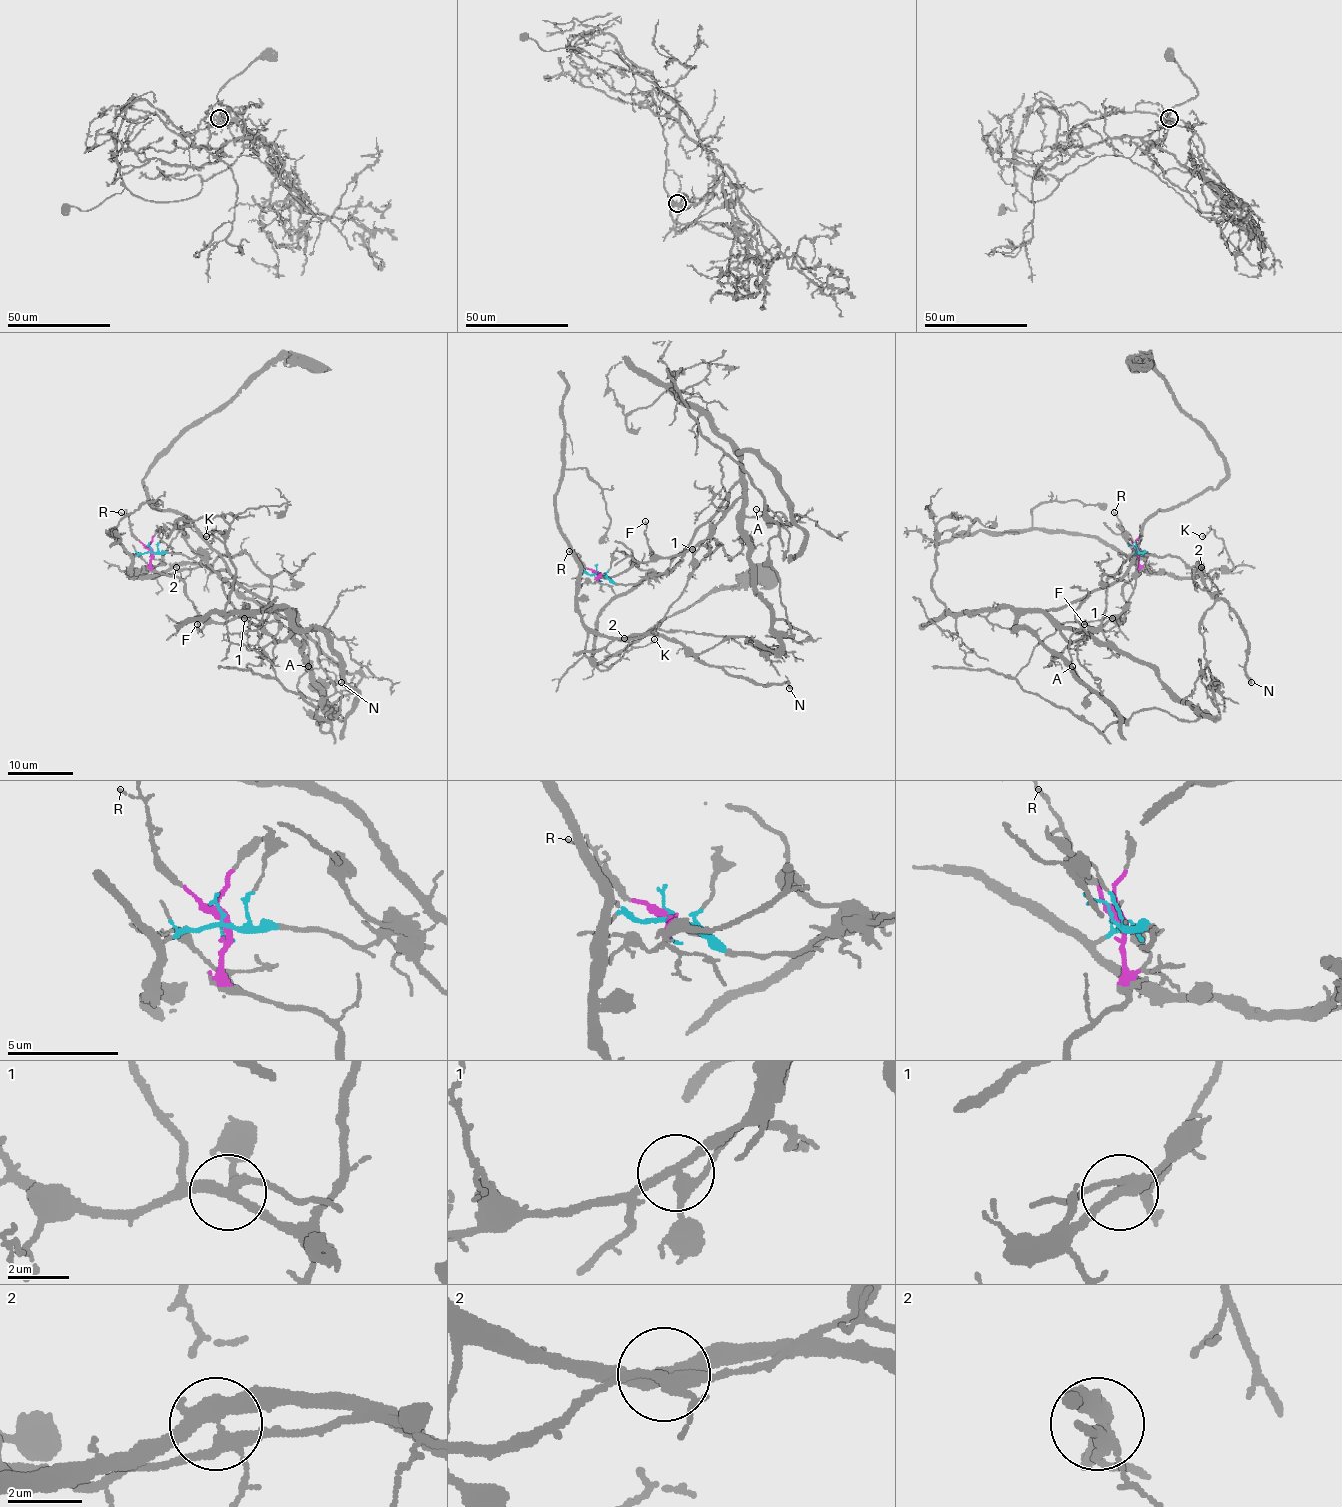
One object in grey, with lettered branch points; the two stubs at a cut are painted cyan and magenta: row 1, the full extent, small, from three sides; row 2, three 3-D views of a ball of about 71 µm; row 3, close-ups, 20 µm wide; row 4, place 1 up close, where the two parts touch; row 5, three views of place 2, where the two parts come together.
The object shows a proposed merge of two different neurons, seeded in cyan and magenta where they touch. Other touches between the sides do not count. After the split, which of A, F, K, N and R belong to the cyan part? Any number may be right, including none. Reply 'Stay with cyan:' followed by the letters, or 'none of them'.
Stay with cyan: K, N

